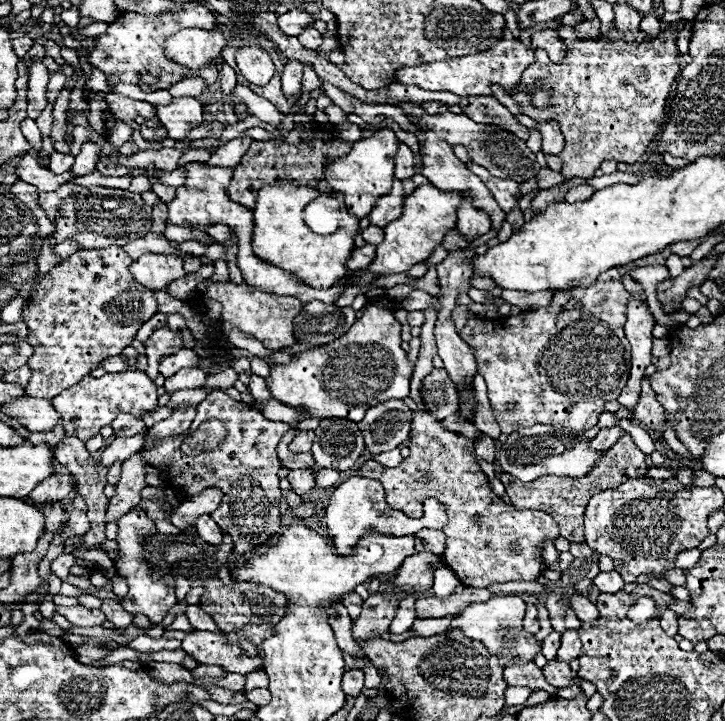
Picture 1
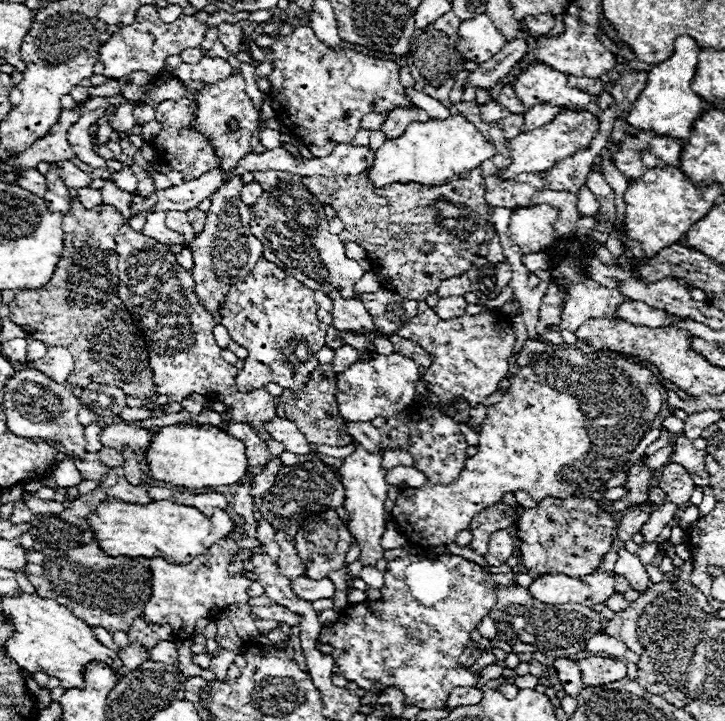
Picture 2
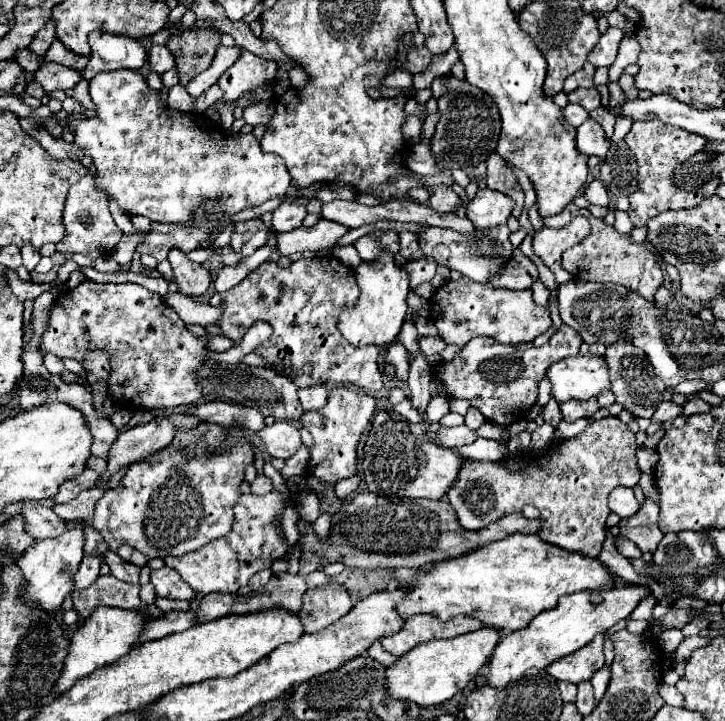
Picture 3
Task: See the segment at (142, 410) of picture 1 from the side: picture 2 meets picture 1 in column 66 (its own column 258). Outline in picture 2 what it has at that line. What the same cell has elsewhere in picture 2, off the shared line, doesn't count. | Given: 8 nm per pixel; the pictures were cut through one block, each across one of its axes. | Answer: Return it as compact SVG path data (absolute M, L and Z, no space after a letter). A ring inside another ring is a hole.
M130 226L116 232L116 252L120 256L118 294L136 318L140 332L144 332L156 392L170 396L174 402L182 402L192 392L222 402L230 408L230 420L244 420L262 440L272 440L264 424L276 416L276 402L262 388L246 394L236 388L236 368L220 356L220 346L212 334L216 324L194 292L192 272L172 260L174 254L168 252L168 246L144 238Z

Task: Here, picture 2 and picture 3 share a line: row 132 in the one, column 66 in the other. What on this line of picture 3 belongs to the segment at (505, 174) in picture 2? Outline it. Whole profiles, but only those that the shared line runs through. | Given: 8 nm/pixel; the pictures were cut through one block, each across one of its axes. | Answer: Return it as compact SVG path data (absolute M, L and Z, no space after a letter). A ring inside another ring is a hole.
M84 520L66 522L66 532L58 538L44 538L36 540L18 560L18 568L22 570L22 576L26 578L26 588L22 598L28 604L36 604L46 612L54 612L62 606L62 600L74 590L74 574L78 572L78 566L84 558Z

